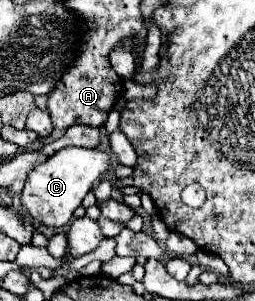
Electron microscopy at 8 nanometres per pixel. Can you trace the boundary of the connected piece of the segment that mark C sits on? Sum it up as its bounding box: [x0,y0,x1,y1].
[21,148,111,228]

